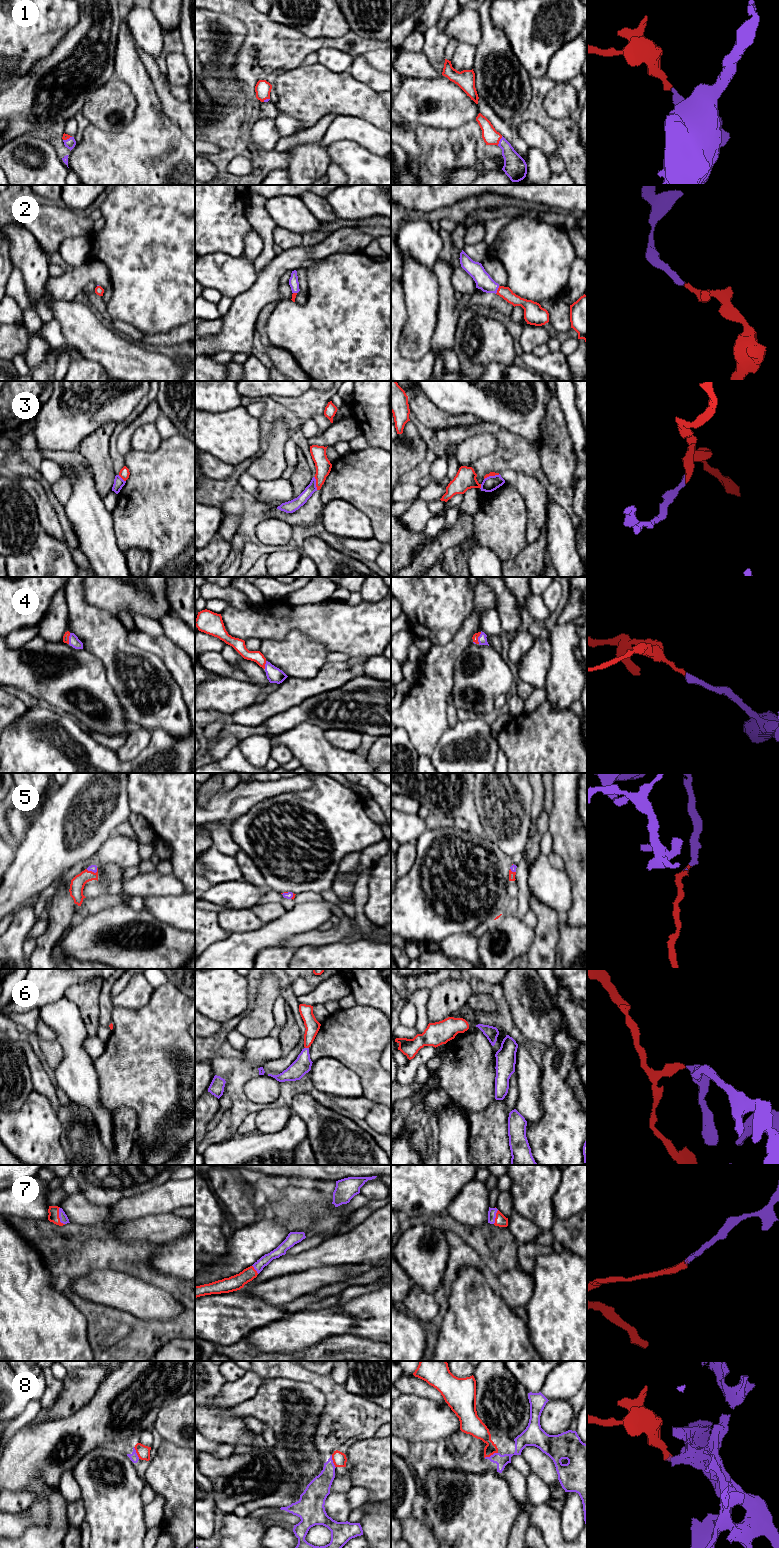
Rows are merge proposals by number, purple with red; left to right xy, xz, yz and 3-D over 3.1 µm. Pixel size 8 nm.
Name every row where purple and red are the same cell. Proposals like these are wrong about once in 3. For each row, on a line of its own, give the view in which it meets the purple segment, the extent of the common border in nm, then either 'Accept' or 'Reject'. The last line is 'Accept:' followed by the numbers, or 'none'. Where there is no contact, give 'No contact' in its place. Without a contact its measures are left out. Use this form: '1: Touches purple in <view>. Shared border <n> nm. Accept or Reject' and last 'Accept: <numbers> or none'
1: Touches purple in yz. Shared border 90 nm. Accept
2: Touches purple in yz. Shared border 70 nm. Accept
3: Touches purple in xz. Shared border 110 nm. Reject
4: Touches purple in yz. Shared border 100 nm. Accept
5: Touches purple in xy. Shared border 100 nm. Accept
6: Touches purple in xz. Shared border 30 nm. Accept
7: Touches purple in xy. Shared border 150 nm. Accept
8: Touches purple in yz. Shared border 120 nm. Reject
Accept: 1, 2, 4, 5, 6, 7

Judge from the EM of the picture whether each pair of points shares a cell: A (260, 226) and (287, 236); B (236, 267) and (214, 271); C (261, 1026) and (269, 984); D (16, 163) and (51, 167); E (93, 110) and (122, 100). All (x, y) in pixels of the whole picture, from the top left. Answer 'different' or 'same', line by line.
A: different
B: same
C: same
D: same
E: same

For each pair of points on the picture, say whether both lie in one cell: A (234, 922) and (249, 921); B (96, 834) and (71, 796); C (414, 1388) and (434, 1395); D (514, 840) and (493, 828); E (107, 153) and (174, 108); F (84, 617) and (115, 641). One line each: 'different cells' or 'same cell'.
A: same cell
B: same cell
C: same cell
D: same cell
E: different cells
F: same cell

